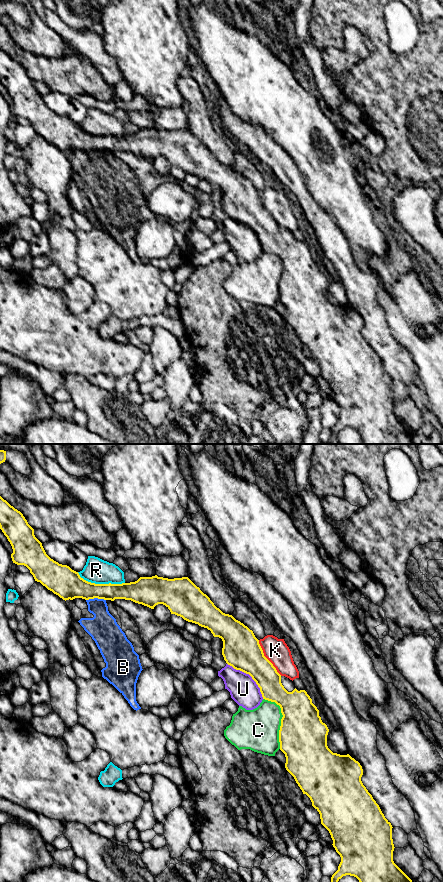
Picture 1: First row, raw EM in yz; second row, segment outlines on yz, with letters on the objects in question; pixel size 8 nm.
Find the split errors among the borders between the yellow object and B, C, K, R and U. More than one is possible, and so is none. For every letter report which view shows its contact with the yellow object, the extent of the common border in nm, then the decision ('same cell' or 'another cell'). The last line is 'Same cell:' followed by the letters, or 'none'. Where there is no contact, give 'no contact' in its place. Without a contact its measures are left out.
B: yz | 160 nm | another cell
C: yz | 440 nm | another cell
K: yz | 340 nm | another cell
R: yz | 400 nm | another cell
U: yz | 400 nm | another cell
Same cell: none

